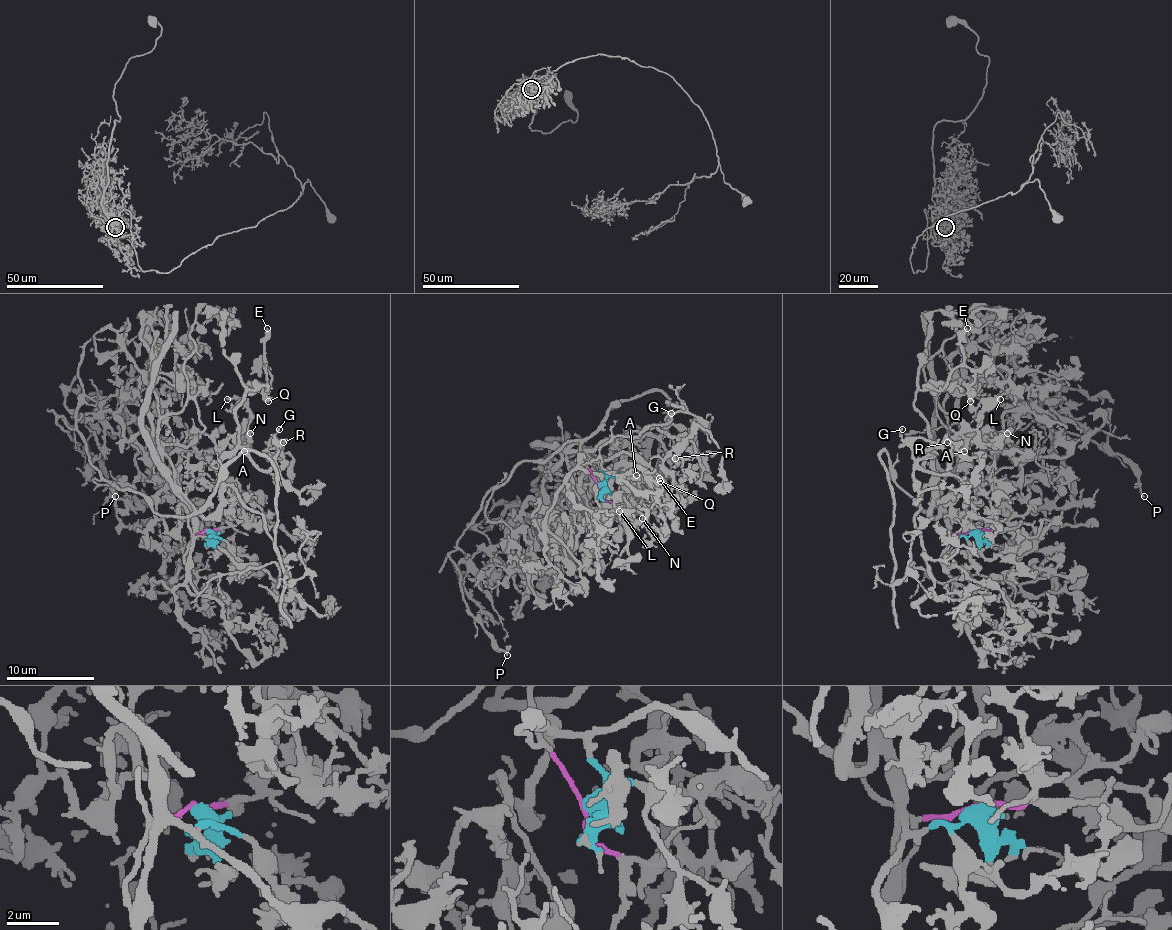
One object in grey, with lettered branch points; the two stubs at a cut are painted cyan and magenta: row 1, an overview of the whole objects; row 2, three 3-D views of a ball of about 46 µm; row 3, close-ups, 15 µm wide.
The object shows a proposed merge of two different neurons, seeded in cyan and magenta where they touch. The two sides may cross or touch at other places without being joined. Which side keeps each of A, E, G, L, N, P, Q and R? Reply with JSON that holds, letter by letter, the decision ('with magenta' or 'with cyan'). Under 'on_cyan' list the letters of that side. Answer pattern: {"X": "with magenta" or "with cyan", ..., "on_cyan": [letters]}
{"A": "with cyan", "E": "with cyan", "G": "with cyan", "L": "with cyan", "N": "with cyan", "P": "with magenta", "Q": "with cyan", "R": "with cyan", "on_cyan": ["A", "E", "G", "L", "N", "Q", "R"]}

